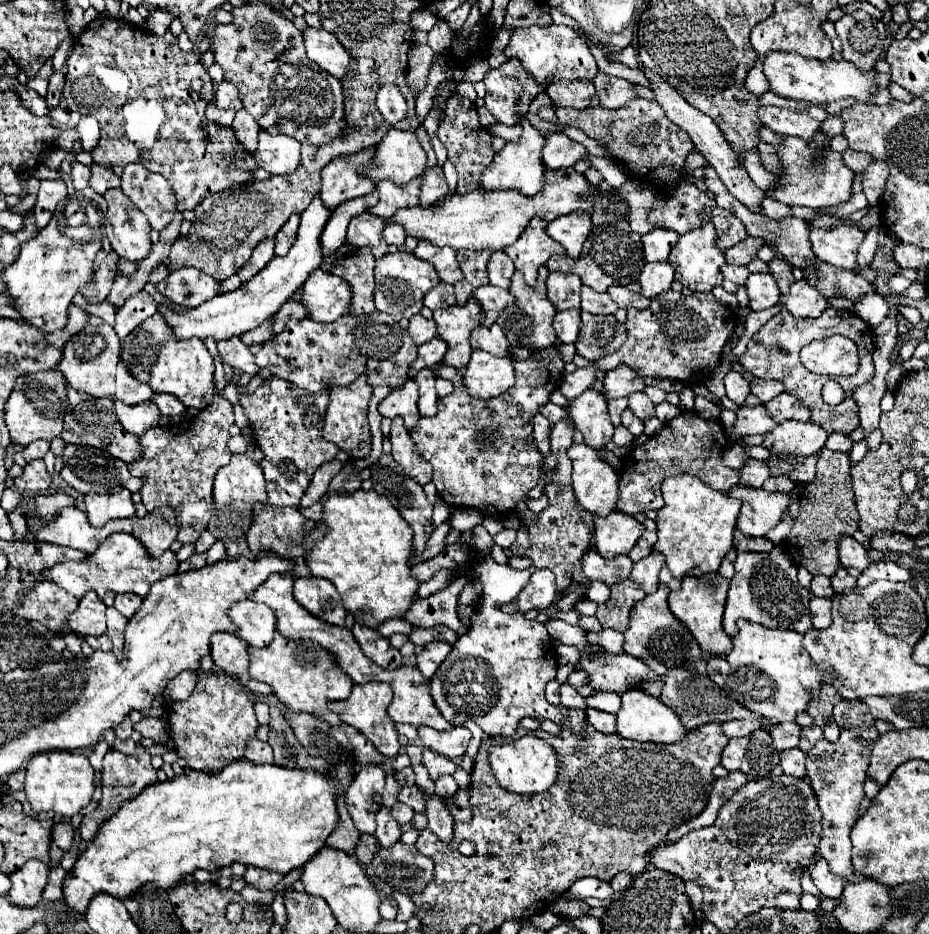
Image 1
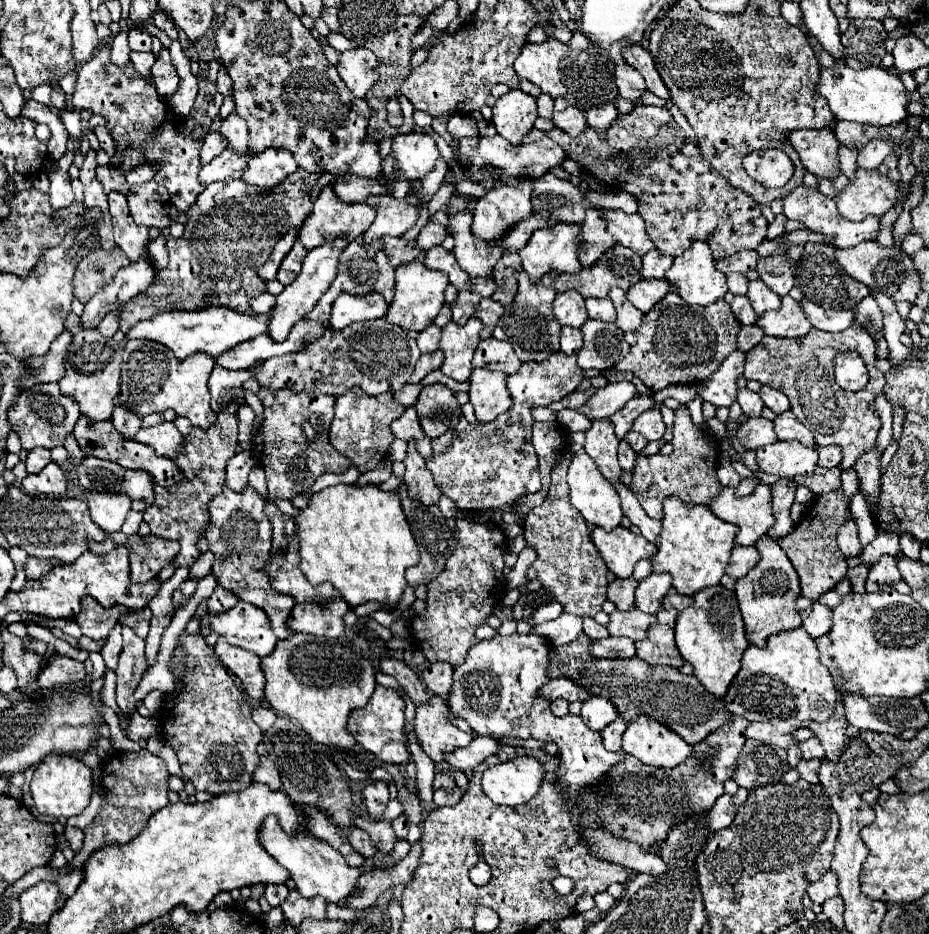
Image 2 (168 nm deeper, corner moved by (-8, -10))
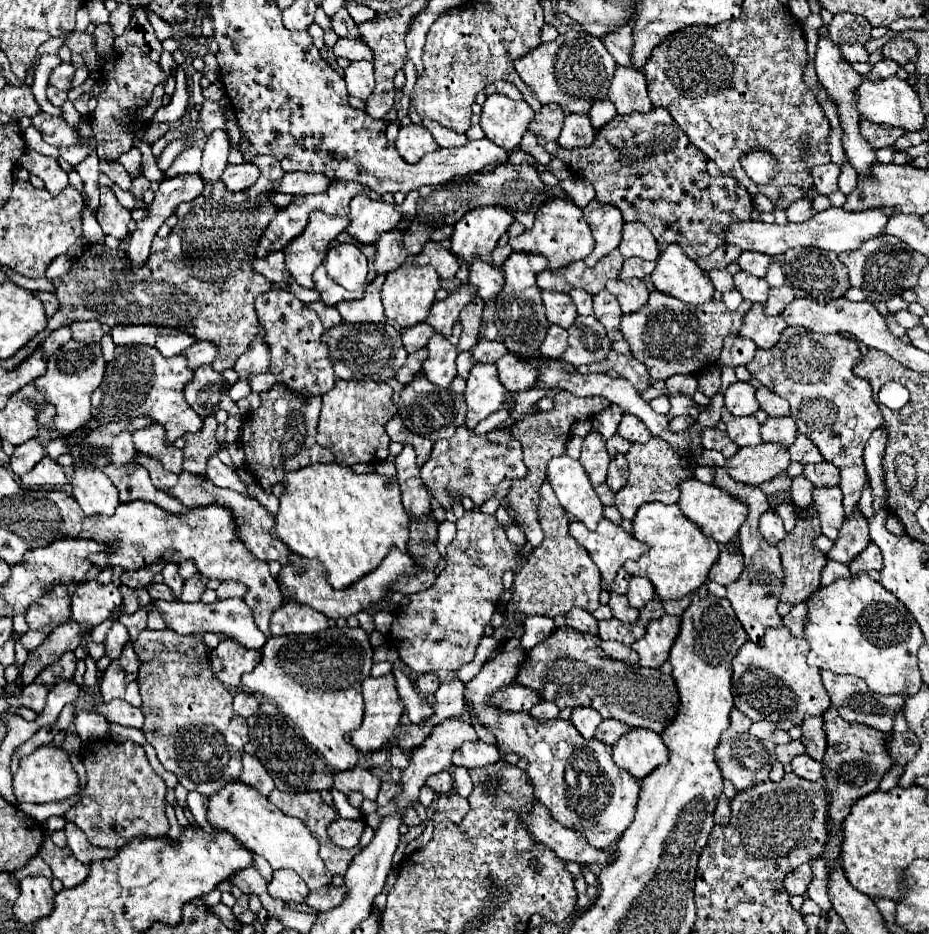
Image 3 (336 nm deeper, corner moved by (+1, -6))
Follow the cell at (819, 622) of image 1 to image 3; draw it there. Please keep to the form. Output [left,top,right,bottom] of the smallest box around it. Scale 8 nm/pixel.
[782,604,806,636]

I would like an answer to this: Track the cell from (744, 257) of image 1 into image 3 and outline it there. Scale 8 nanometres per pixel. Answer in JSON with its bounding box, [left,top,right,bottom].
[696,244,742,272]

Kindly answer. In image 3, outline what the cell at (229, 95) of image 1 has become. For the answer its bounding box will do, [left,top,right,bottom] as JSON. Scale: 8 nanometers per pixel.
[200,132,228,182]

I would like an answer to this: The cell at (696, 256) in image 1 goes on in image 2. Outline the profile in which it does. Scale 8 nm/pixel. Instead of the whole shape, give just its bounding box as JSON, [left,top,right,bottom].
[665,240,727,306]

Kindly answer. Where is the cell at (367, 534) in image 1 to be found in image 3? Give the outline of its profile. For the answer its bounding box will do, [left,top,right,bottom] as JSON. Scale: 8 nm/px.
[274,464,410,588]

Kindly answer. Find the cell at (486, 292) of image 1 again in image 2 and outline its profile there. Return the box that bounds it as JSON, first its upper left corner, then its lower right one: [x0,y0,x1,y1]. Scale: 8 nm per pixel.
[475,298,505,338]

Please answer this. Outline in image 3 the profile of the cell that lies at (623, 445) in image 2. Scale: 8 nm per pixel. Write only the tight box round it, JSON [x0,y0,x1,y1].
[608,454,628,494]

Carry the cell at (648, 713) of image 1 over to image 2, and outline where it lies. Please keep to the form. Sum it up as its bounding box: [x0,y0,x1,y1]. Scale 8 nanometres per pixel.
[623,716,693,768]

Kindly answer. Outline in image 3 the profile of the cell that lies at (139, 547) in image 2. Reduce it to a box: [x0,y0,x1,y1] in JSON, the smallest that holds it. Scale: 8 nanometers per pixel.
[122,562,162,590]

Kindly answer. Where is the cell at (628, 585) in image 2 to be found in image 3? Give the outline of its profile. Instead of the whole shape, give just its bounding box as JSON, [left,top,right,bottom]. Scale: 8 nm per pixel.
[610,594,638,622]

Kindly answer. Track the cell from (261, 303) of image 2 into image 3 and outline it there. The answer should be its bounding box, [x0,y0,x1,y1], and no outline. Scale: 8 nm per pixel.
[254,288,336,396]

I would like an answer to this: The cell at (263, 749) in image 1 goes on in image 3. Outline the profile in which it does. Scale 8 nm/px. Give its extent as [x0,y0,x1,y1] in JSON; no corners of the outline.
[240,754,276,796]

